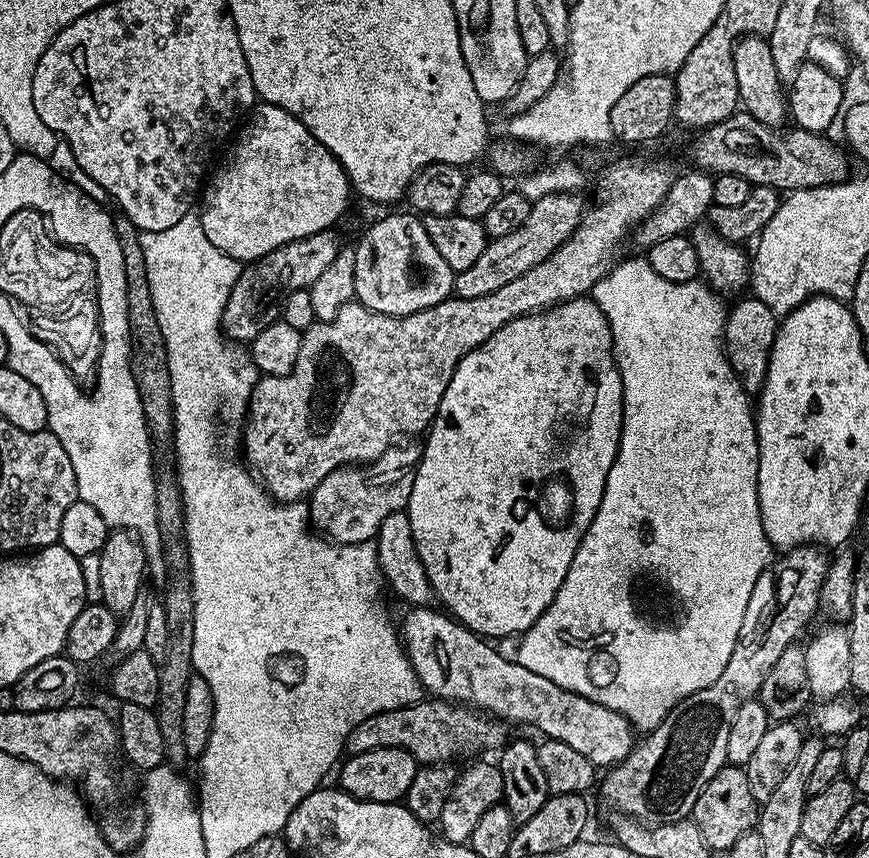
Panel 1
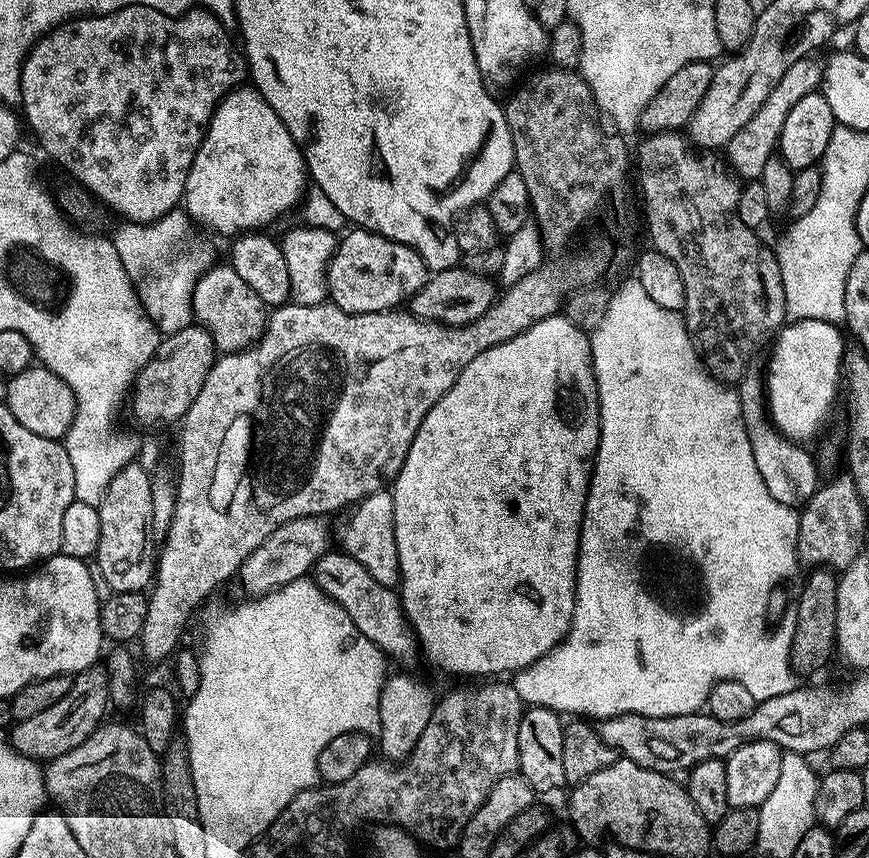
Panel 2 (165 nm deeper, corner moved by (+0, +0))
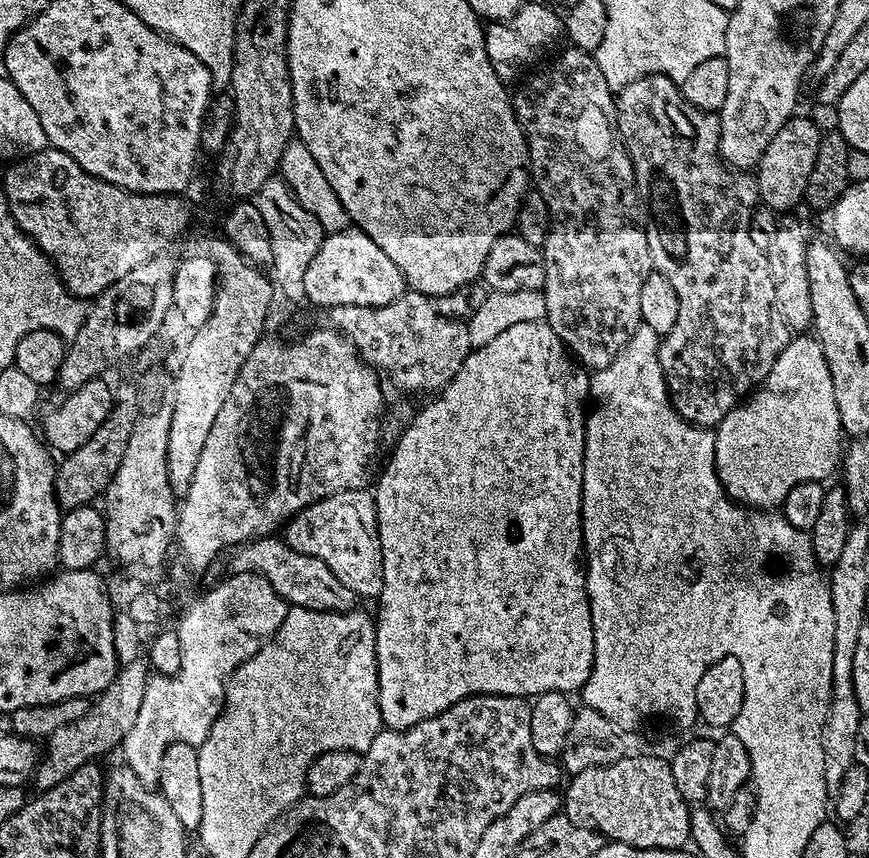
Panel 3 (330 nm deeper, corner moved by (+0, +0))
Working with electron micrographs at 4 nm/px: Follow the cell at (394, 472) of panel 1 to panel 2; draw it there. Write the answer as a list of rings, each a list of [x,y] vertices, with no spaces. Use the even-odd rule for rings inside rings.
[[[303,516],[278,526],[278,530],[274,530],[274,534],[270,534],[270,538],[266,538],[266,542],[262,542],[262,546],[258,546],[258,550],[254,550],[240,567],[238,581],[248,591],[247,595],[252,598],[265,596],[275,588],[284,588],[290,582],[305,579],[330,551],[328,522],[318,516]]]

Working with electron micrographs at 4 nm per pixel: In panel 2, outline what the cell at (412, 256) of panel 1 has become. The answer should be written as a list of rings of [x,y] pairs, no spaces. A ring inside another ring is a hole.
[[[353,227],[348,231],[343,233],[344,240],[342,236],[342,239],[337,243],[336,252],[332,255],[332,261],[328,267],[328,295],[331,303],[354,314],[387,312],[399,309],[403,305],[400,304],[403,300],[404,303],[411,301],[413,294],[422,290],[424,283],[428,281],[430,270],[424,265],[422,258],[414,249],[405,244],[387,240],[384,236],[373,232],[367,232],[364,228]]]

